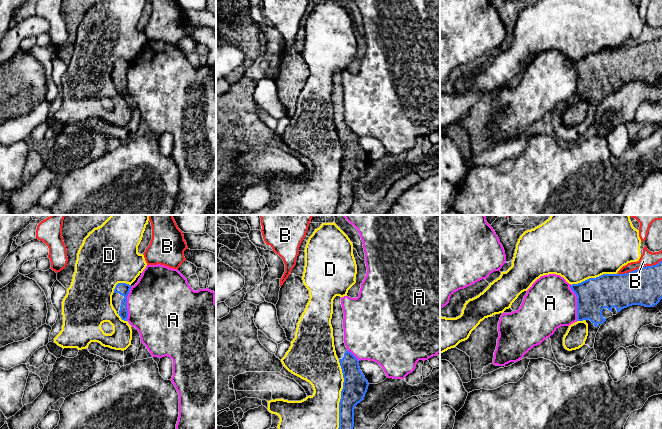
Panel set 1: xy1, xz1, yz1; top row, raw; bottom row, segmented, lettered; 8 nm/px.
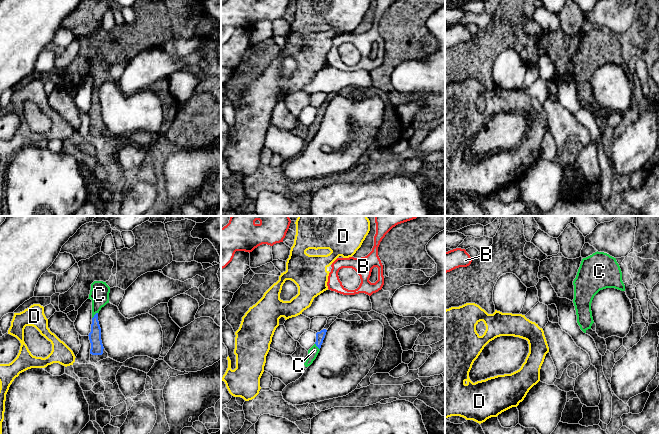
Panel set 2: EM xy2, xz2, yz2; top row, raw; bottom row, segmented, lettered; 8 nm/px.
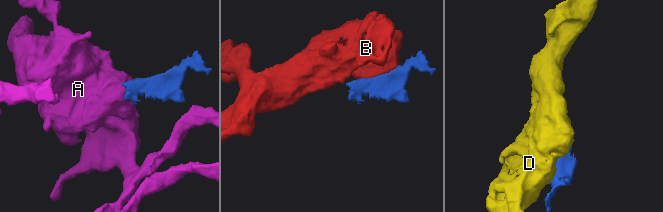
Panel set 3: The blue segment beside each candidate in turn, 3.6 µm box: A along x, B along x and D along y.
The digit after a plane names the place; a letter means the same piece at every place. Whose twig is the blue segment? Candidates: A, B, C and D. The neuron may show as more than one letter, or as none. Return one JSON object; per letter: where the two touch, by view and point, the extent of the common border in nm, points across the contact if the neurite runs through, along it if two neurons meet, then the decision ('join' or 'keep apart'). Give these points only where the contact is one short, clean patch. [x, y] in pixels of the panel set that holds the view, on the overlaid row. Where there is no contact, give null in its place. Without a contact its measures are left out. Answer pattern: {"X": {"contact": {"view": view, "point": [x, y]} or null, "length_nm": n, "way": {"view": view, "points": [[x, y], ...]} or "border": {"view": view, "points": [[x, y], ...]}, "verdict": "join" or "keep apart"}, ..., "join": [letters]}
{"A": {"contact": {"view": "yz1", "point": [577, 303]}, "length_nm": 300, "border": {"view": "yz1", "points": [[570, 285], [576, 296], [577, 320]]}, "verdict": "keep apart"}, "B": {"contact": {"view": "yz1", "point": [639, 268]}, "length_nm": 380, "verdict": "keep apart"}, "C": {"contact": {"view": "xy2", "point": [94, 315]}, "length_nm": 70, "way": {"view": "xy2", "points": [[95, 335], [94, 315], [99, 294]]}, "verdict": "join"}, "D": {"contact": {"view": "xz1", "point": [341, 394]}, "length_nm": 550, "verdict": "keep apart"}, "join": ["C"]}

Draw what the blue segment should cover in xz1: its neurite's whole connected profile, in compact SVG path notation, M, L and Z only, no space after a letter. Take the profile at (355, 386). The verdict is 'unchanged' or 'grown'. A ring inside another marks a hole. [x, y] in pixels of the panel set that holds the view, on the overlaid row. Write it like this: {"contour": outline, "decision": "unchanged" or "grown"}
{"contour": "M336 296L333 300L331 325L333 328L335 351L344 378L339 402L338 429L353 429L354 409L364 399L369 383L360 370L359 360L345 346L343 319L344 313L341 305L341 297Z", "decision": "grown"}

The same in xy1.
{"contour": "M118 283L112 295L112 305L122 320L127 321L127 296L131 286L126 283Z", "decision": "grown"}

